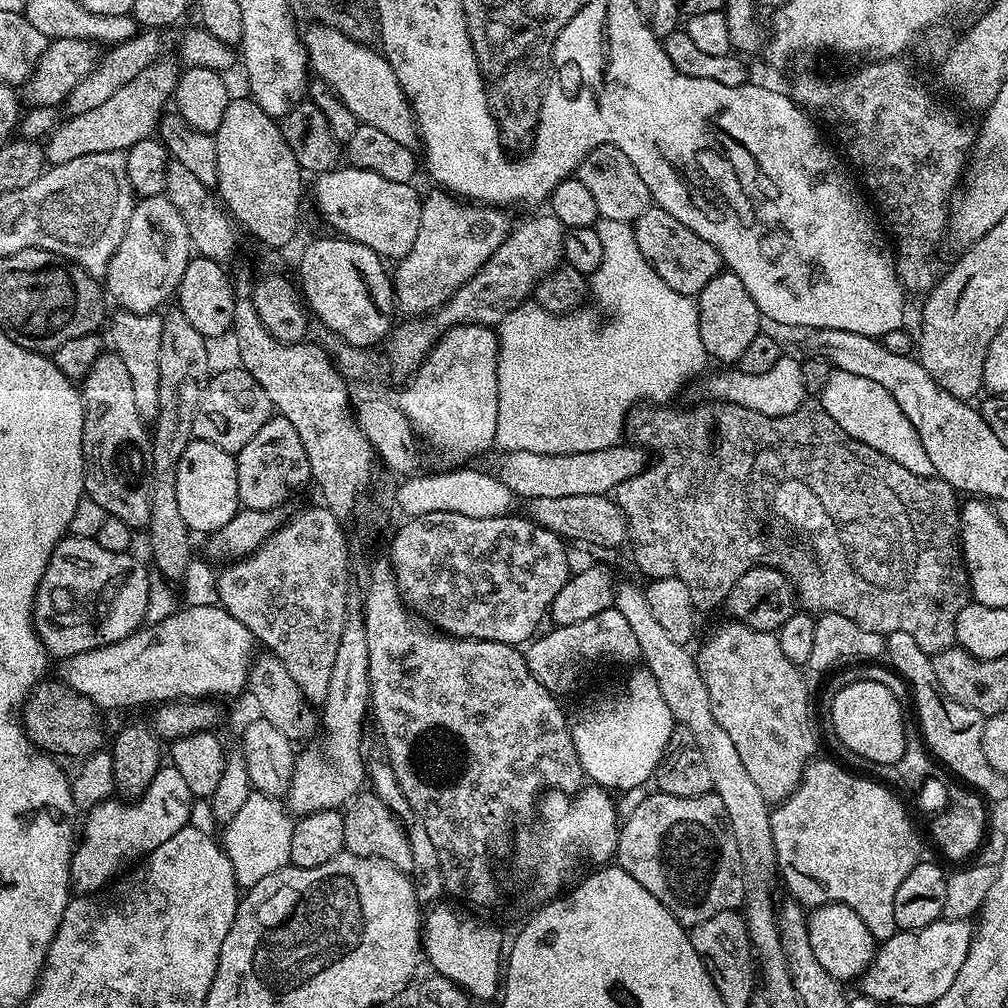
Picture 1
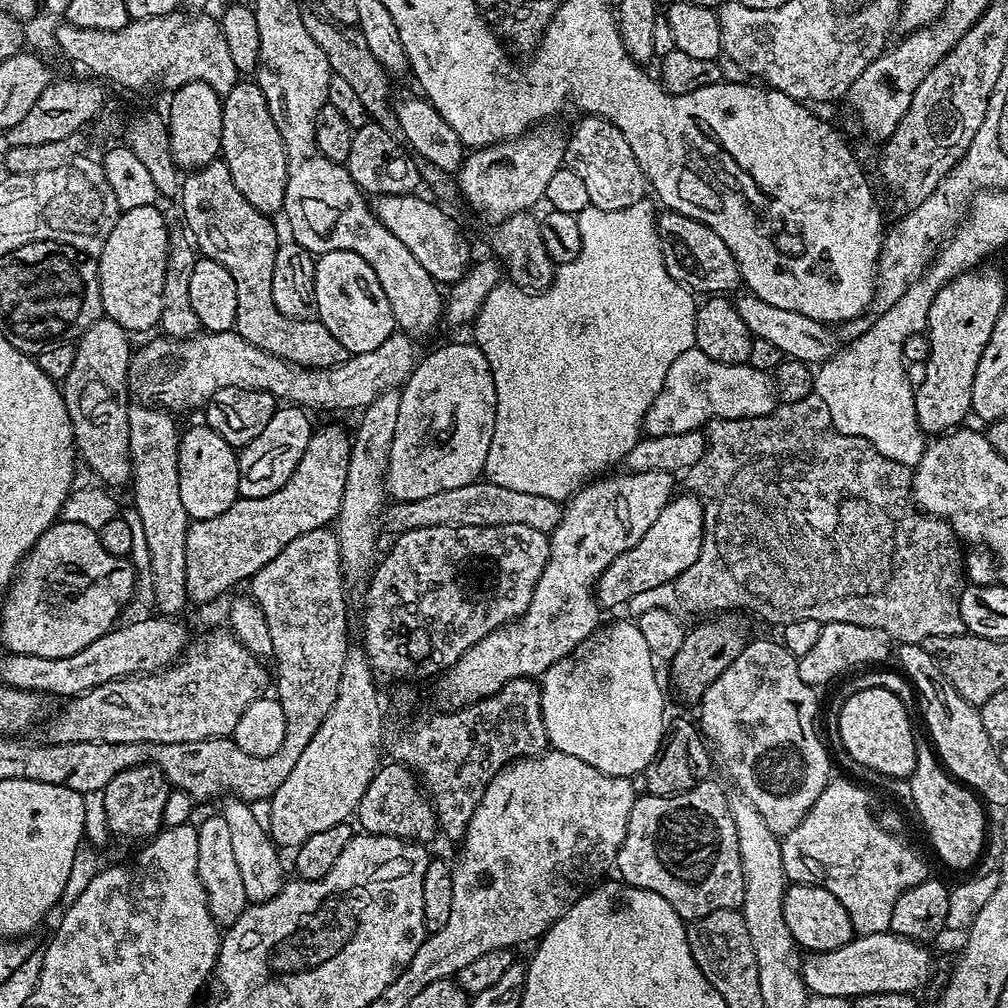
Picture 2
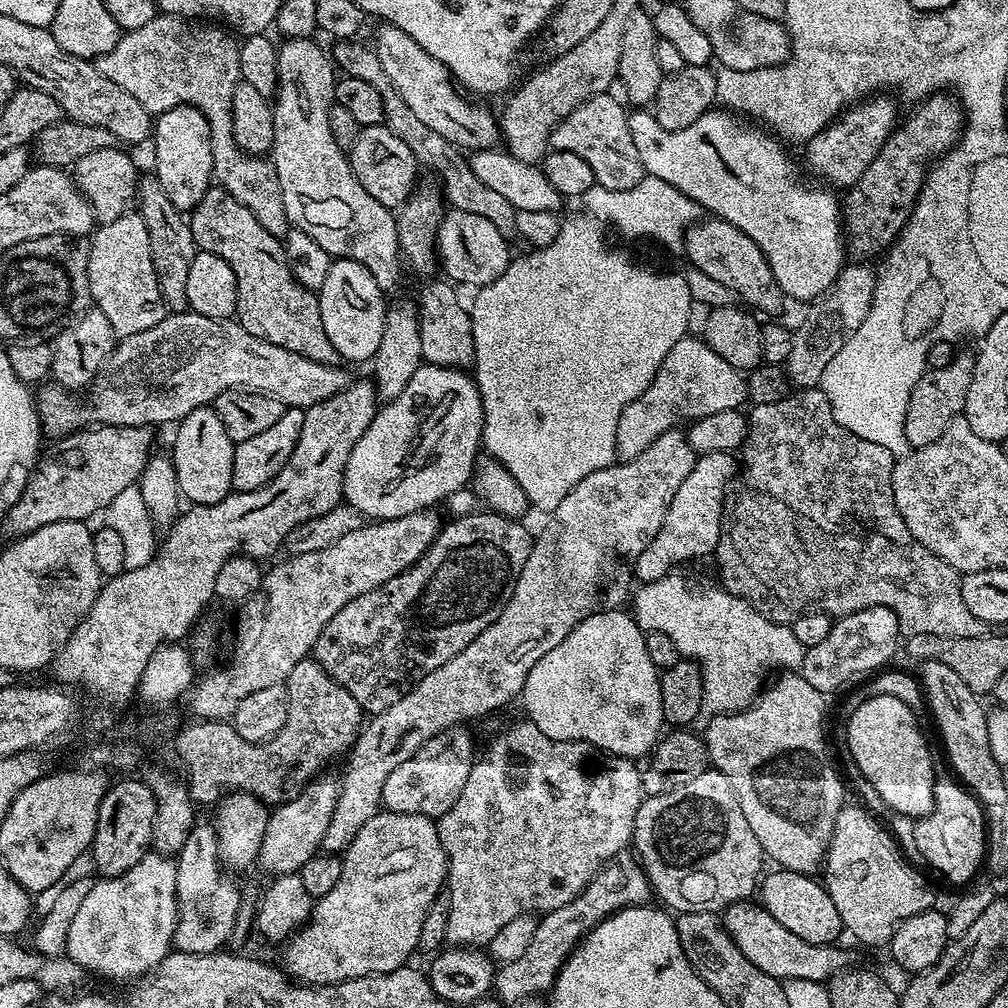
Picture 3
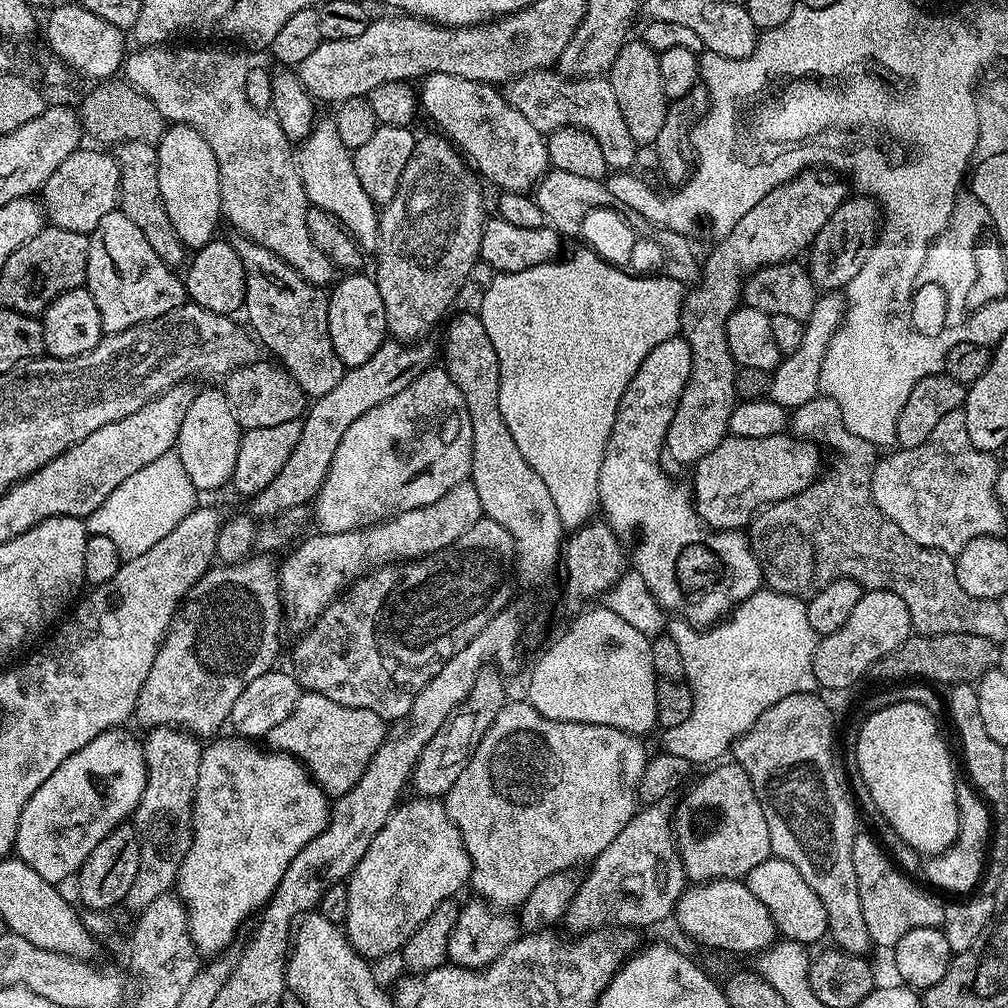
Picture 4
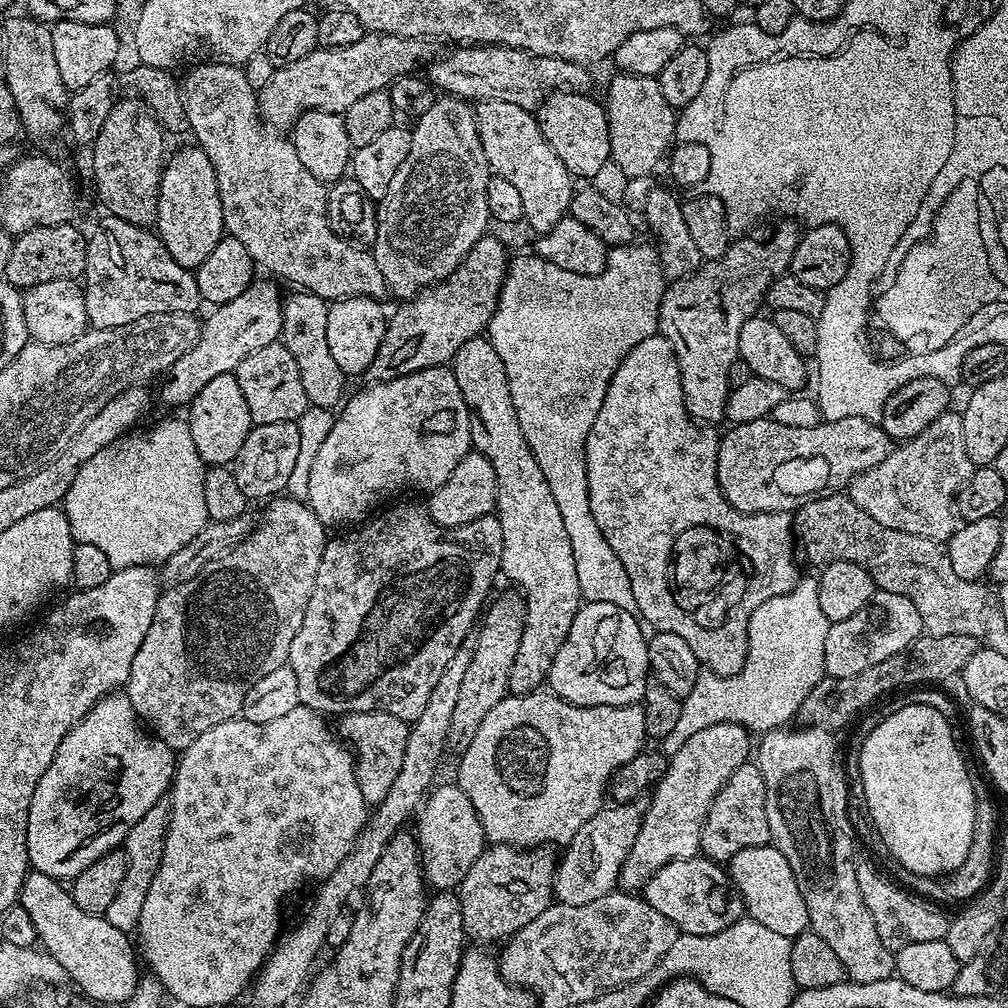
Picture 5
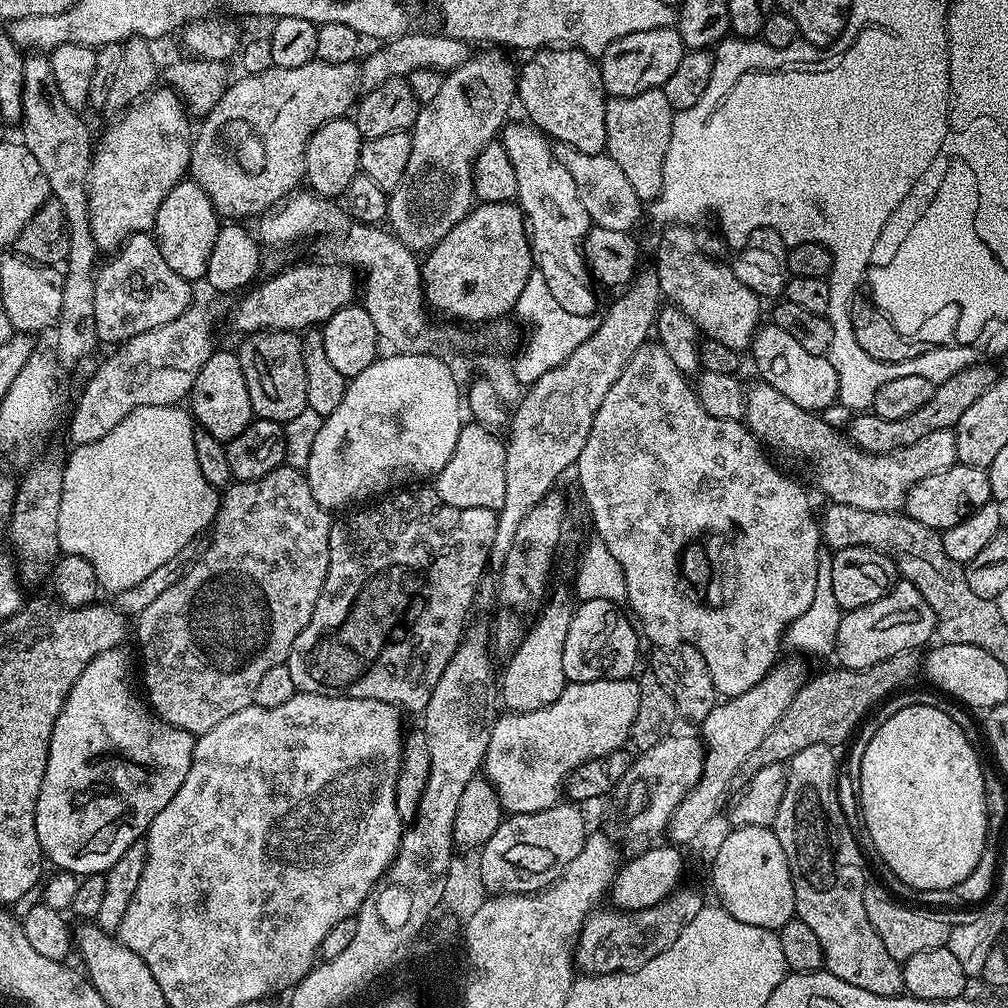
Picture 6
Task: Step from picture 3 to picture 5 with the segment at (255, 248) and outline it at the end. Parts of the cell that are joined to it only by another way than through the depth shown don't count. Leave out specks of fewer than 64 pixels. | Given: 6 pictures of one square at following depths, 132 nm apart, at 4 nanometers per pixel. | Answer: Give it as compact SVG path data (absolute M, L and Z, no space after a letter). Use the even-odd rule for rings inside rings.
M293 291L292 297L284 300L280 340L290 350L298 366L298 375L302 378L302 390L306 390L309 405L314 408L335 409L345 399L344 383L346 377L338 370L338 362L330 355L330 346L326 343L326 314L329 301L313 292Z

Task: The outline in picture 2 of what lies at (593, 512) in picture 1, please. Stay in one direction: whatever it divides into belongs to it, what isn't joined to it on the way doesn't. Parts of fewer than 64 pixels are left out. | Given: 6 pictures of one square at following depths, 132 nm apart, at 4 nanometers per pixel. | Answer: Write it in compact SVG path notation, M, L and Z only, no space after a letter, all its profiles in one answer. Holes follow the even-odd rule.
M481 478L473 484L458 486L458 490L442 490L442 494L430 494L427 498L393 503L383 513L382 524L392 534L422 530L426 526L530 526L530 530L550 534L558 526L561 511L554 498L522 494L522 490L509 490Z

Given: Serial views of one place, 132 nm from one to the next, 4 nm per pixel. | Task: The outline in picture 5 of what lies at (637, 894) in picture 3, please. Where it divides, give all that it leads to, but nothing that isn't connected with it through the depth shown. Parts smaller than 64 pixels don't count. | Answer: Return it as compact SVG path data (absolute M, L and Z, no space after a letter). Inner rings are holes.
M718 722L716 725L706 726L704 730L698 732L698 734L693 734L685 743L683 743L682 748L670 756L668 762L668 769L664 772L664 777L656 783L654 791L651 793L652 801L647 801L644 810L644 821L642 826L638 830L638 838L634 838L634 846L630 846L630 854L626 854L626 862L622 866L620 871L620 879L618 881L619 887L623 889L625 893L632 892L635 890L643 889L644 883L651 878L658 870L662 870L662 866L666 866L670 862L675 860L685 860L691 856L697 855L700 852L700 839L702 838L702 830L704 829L704 819L706 814L710 810L710 806L714 802L714 798L718 794L718 790L722 790L722 786L726 786L726 782L730 778L730 774L734 774L734 770L738 770L738 766L742 766L746 763L750 756L750 748L748 752L748 737L750 737L750 732L748 729L744 728L742 725L738 725L734 722Z

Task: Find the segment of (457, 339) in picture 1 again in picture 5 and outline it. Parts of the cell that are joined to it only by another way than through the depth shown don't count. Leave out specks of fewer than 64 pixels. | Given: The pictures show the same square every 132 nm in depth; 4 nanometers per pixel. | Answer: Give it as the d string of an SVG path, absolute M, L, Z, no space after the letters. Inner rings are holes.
M441 366L418 370L414 374L406 374L393 380L372 382L367 386L369 388L364 388L361 392L354 393L353 396L351 393L343 401L338 415L333 419L332 429L326 434L326 440L322 442L318 454L314 457L314 464L310 466L310 490L306 503L312 509L312 513L325 526L332 526L332 524L344 524L340 526L355 525L357 522L363 521L373 510L379 509L385 503L383 500L387 496L392 496L395 492L404 492L407 488L413 488L416 492L424 492L423 494L435 492L438 486L442 486L446 482L446 478L450 478L454 466L458 466L458 462L462 462L464 455L472 448L472 425L474 421L468 411L466 402L462 398L462 390L458 390L458 378L454 378L451 367Z

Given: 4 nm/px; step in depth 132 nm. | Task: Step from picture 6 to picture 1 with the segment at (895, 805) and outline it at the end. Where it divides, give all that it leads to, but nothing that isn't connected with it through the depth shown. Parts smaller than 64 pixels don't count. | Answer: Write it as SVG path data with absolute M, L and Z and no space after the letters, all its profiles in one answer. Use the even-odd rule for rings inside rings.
M882 682L845 683L832 700L832 728L836 736L853 752L853 757L869 760L875 764L899 765L906 750L904 726L906 717L902 702L882 686Z

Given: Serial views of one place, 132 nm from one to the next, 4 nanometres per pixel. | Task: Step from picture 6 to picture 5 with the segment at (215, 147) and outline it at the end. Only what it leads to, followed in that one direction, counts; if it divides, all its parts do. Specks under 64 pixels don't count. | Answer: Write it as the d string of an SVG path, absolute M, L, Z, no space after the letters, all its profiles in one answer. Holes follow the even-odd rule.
M369 32L351 46L317 46L306 58L277 68L270 82L258 90L260 118L273 129L288 130L300 115L310 110L343 114L358 98L385 91L399 76L415 73L419 64L427 65L433 59L430 45L428 40Z

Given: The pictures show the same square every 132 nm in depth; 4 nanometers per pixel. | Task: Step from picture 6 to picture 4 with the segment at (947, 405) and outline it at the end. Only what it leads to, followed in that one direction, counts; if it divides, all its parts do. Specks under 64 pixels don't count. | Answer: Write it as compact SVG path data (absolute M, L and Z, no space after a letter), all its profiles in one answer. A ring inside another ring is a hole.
M731 434L725 436L722 442L718 442L718 446L714 446L714 450L710 450L710 454L706 454L694 465L693 472L696 473L692 476L690 491L697 516L710 529L743 529L761 508L790 498L816 481L822 472L819 451L821 449L813 441L792 434L766 438L746 438Z

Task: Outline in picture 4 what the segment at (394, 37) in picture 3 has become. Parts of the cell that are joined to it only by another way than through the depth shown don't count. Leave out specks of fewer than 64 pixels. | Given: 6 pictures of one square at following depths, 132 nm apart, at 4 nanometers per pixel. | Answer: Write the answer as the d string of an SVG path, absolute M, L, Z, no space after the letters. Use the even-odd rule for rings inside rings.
M431 72L423 77L418 95L423 115L428 115L465 157L471 160L472 156L475 171L485 181L497 184L497 189L528 192L535 189L544 173L549 171L545 133L534 130L493 85L479 84L454 74Z

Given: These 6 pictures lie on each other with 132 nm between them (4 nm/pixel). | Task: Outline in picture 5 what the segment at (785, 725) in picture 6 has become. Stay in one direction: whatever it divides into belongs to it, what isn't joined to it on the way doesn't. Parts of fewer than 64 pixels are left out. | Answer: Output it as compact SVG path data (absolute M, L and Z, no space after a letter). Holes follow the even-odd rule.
M922 634L906 650L898 650L898 654L890 654L878 666L870 666L862 670L862 674L850 674L850 678L834 678L825 675L802 702L798 720L804 726L823 726L829 730L851 725L865 710L878 700L901 690L912 690L917 686L940 686L943 680L951 676L959 677L964 671L966 662L974 658L978 645L970 634L942 634L929 636Z

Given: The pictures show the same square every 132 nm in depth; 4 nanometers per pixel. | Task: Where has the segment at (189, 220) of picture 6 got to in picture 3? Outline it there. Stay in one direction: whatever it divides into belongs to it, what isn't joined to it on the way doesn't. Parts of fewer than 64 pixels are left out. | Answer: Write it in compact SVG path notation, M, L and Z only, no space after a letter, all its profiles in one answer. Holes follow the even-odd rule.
M183 104L159 113L154 120L151 144L152 156L156 159L156 181L162 186L162 190L166 190L166 198L174 202L176 209L185 214L191 213L198 202L202 202L214 180L210 126L202 110Z

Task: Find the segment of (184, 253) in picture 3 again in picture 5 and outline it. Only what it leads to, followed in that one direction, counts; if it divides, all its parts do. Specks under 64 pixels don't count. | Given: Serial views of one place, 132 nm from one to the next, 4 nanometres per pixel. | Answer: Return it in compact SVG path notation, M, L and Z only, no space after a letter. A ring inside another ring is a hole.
M128 94L125 100L117 99L113 103L110 114L106 114L106 123L98 130L98 138L94 138L90 146L92 176L107 215L117 216L140 228L151 229L155 225L160 175L166 163L164 139L164 129L139 96Z

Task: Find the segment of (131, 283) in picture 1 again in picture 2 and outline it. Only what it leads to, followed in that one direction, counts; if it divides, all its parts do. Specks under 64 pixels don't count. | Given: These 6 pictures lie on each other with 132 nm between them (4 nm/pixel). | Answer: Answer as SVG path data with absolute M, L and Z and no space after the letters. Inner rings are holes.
M147 204L121 212L98 257L104 316L118 322L130 334L155 329L162 314L162 282L166 282L170 227L158 209L156 204Z

